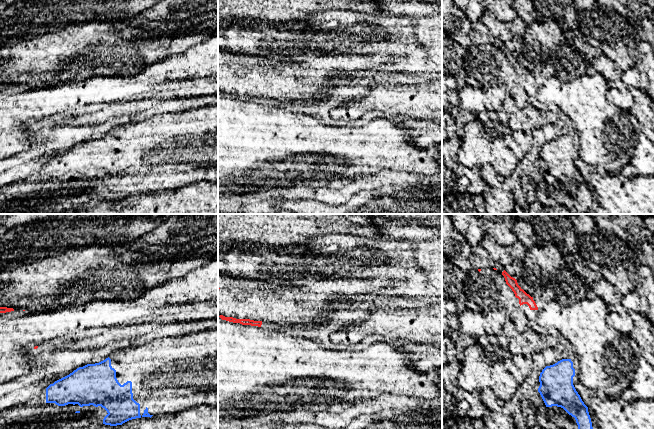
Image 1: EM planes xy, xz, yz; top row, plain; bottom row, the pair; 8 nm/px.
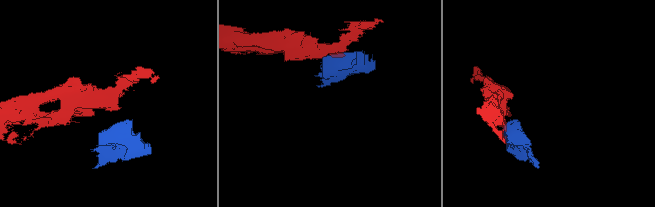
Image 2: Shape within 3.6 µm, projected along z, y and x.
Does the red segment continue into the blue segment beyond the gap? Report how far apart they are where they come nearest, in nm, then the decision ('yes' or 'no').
300 nm | no

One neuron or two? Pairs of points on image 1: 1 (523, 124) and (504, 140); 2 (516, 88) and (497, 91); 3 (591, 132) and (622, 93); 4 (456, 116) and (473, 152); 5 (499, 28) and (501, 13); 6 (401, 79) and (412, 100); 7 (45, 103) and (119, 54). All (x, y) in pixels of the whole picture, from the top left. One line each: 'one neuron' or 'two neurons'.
1: two neurons
2: two neurons
3: two neurons
4: two neurons
5: two neurons
6: two neurons
7: two neurons

